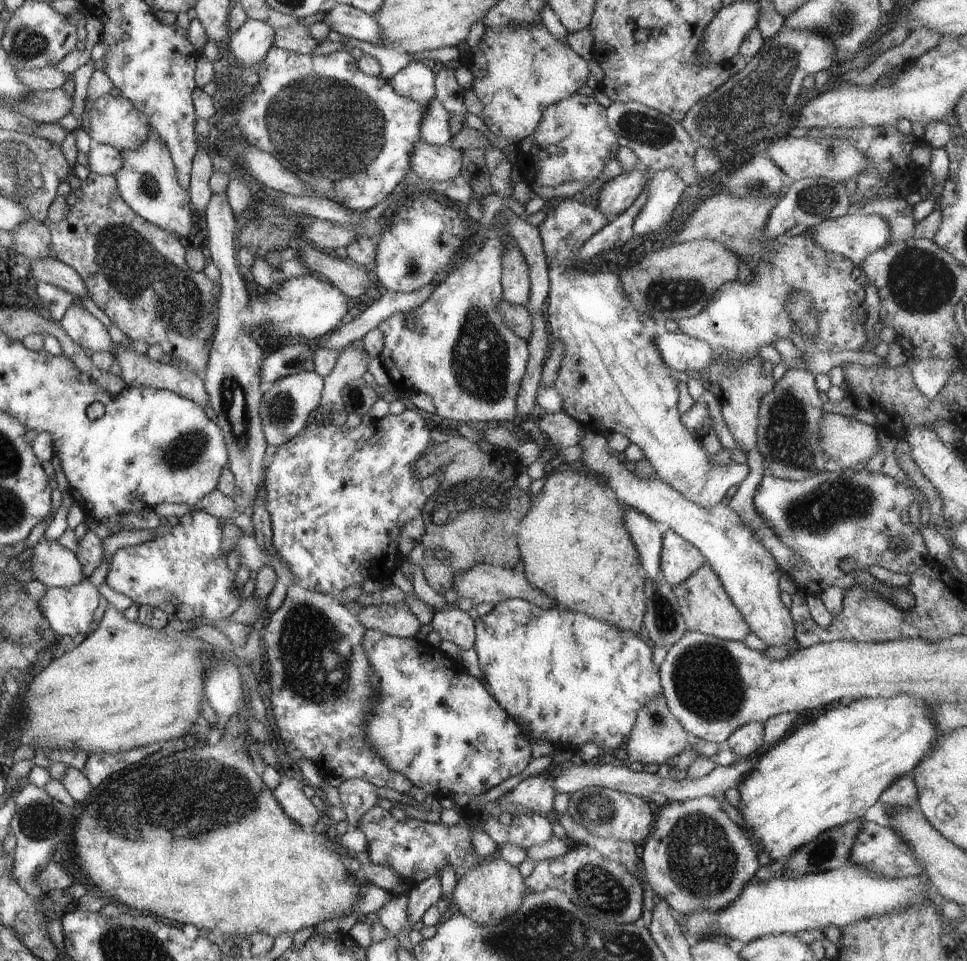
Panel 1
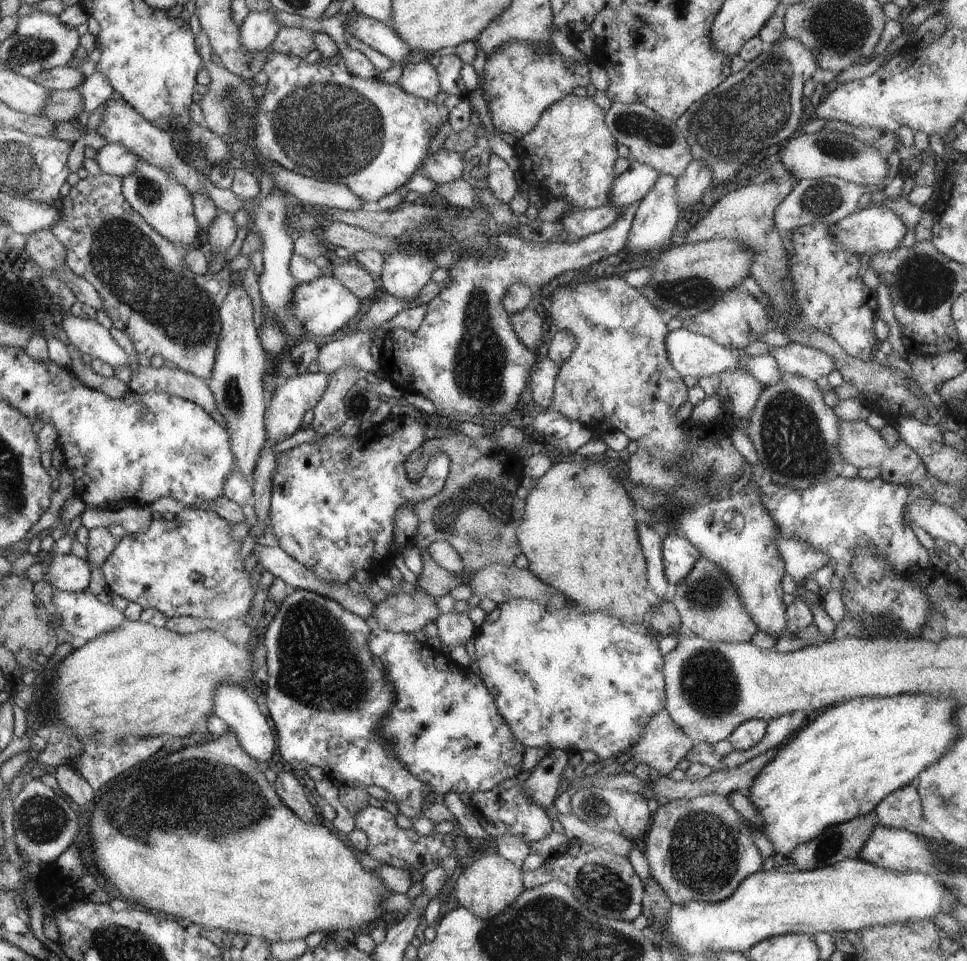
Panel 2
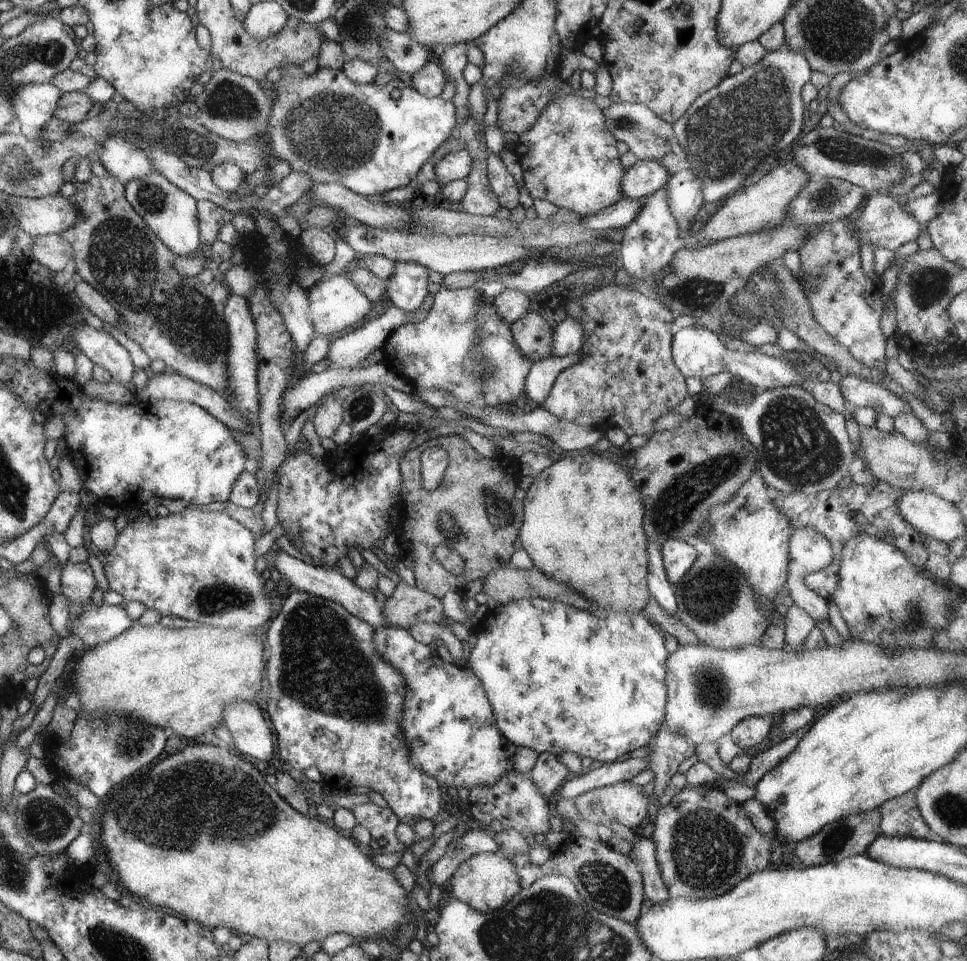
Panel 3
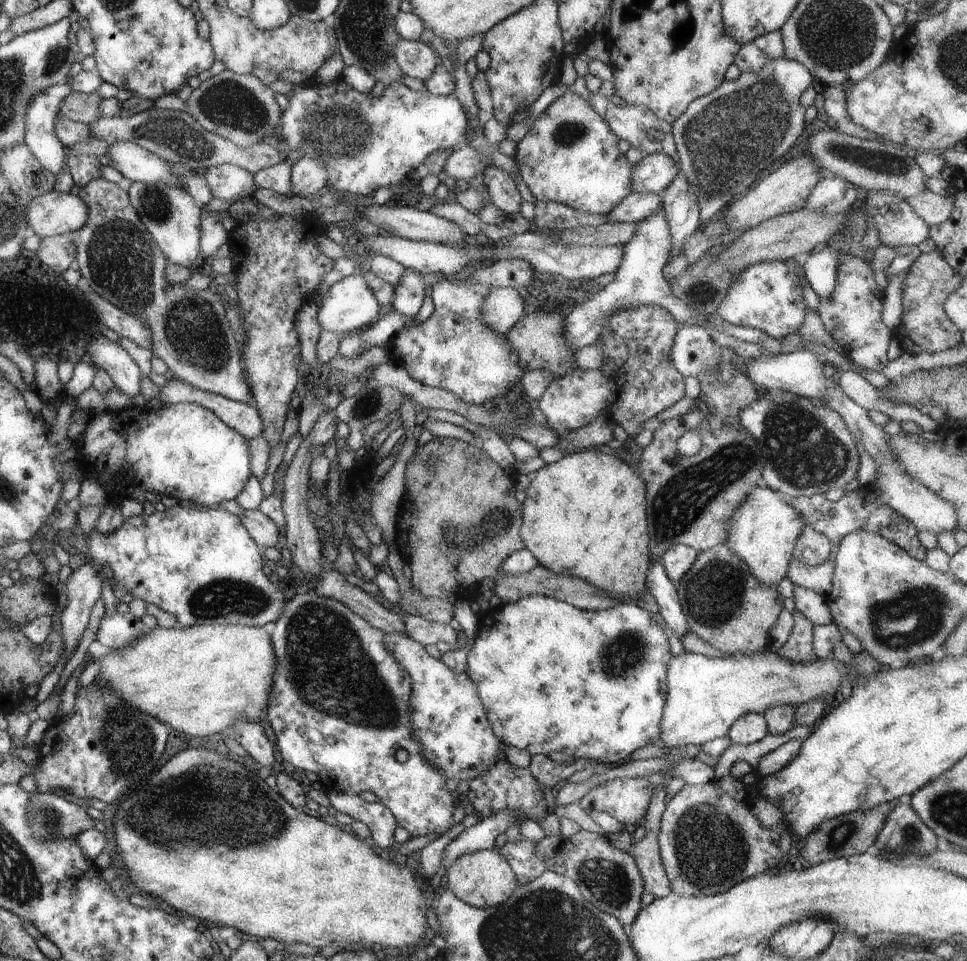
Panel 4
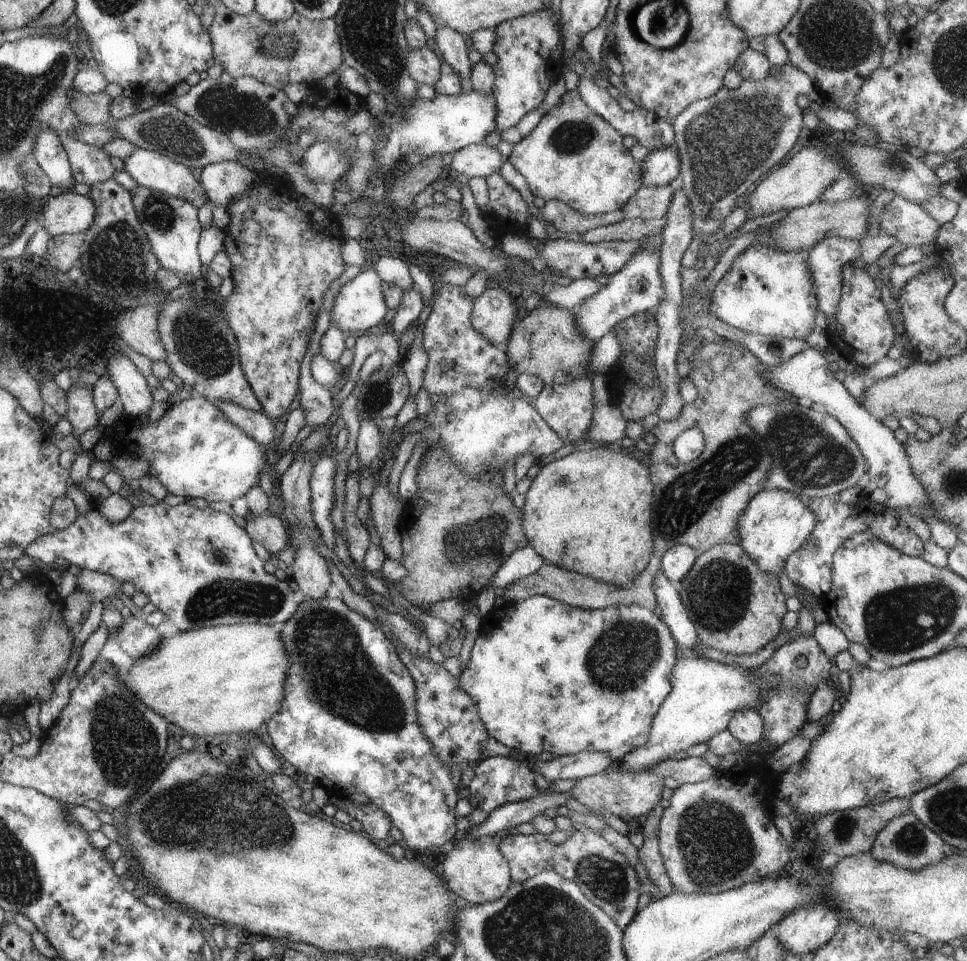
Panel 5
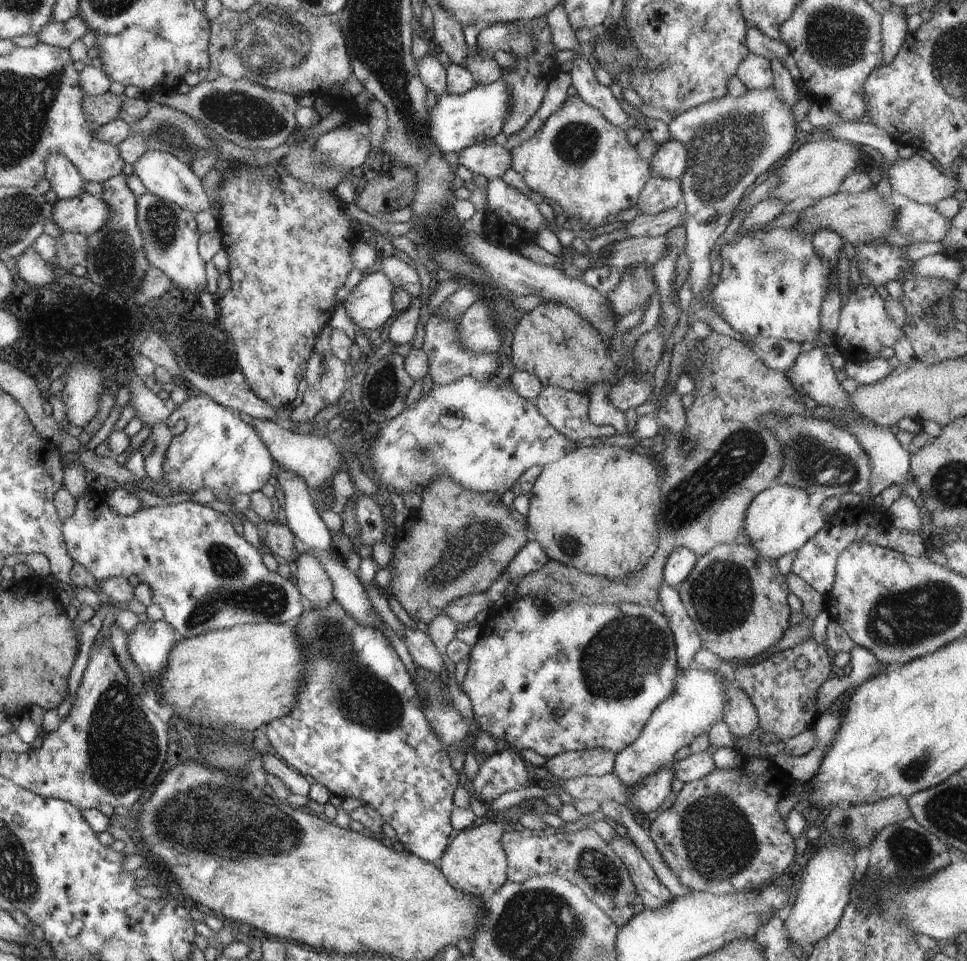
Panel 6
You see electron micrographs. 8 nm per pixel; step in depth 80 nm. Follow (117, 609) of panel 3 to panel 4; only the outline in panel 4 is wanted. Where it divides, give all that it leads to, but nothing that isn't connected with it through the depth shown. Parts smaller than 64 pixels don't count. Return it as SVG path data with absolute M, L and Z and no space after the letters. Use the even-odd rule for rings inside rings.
M106 612L100 622L96 640L108 648L120 650L126 644L138 640L148 632L146 624L140 618L132 616L130 612Z

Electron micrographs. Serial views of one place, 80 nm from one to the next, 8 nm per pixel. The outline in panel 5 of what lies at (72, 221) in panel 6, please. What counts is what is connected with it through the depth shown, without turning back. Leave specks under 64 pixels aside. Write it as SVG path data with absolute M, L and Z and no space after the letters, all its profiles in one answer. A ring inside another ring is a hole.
M64 191L56 198L50 196L41 207L43 230L50 237L62 234L83 233L92 228L98 210L94 200L74 191Z

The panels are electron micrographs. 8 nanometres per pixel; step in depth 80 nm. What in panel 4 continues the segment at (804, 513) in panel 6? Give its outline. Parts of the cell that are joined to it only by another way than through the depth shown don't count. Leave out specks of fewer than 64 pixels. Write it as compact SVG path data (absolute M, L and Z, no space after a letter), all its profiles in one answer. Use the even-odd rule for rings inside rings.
M759 484L732 514L732 520L728 522L729 536L725 544L736 556L740 556L745 564L748 564L756 580L760 580L766 586L778 587L782 578L787 578L796 540L806 525L804 516L796 512L796 508L782 492Z

